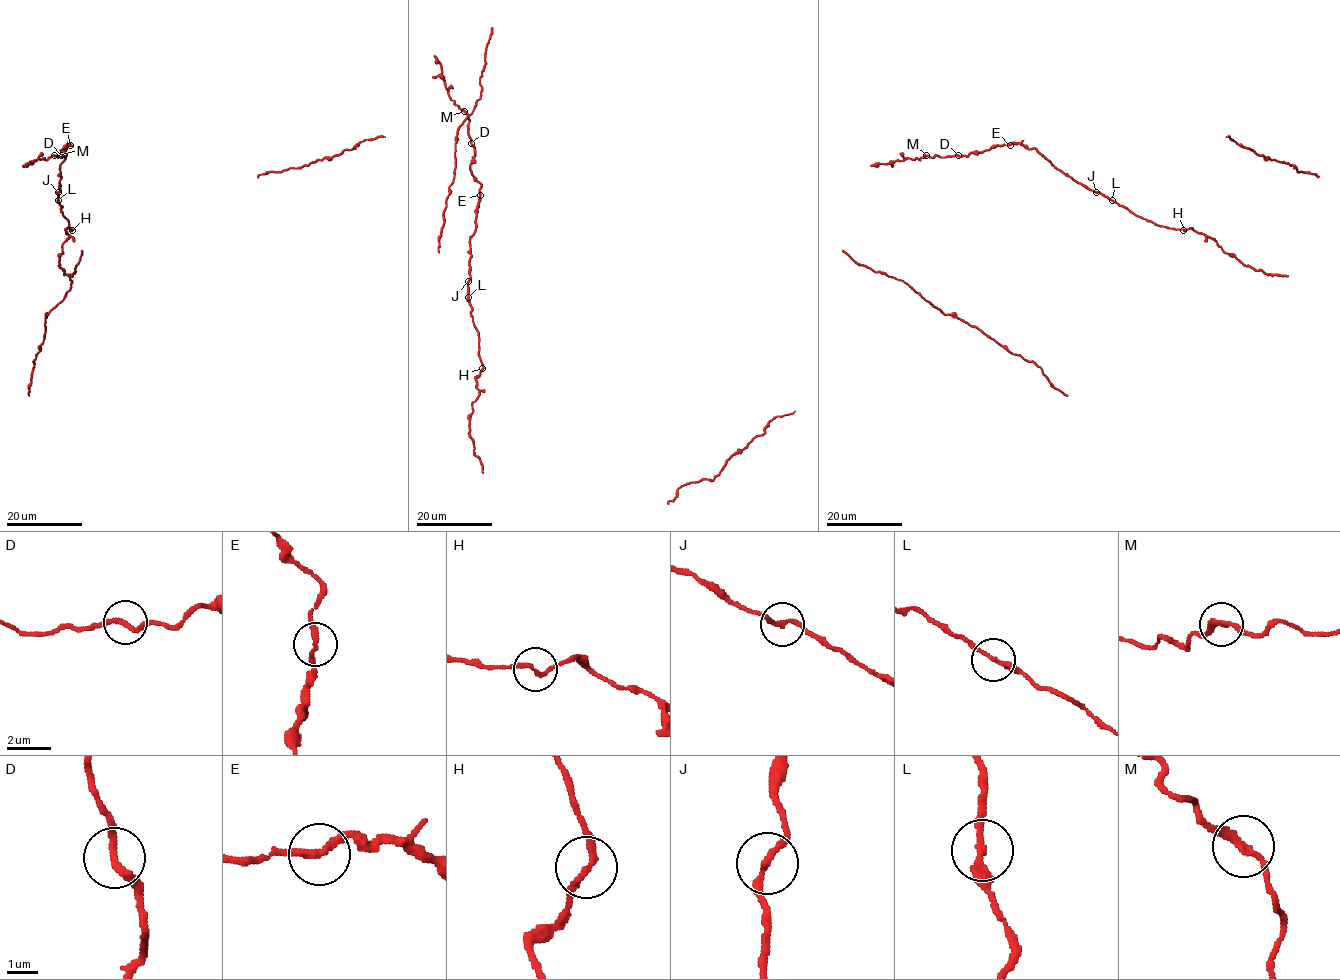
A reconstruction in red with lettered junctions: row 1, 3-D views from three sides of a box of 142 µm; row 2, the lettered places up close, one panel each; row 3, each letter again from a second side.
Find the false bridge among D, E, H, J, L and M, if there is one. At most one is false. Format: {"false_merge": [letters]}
{"false_merge": []}

